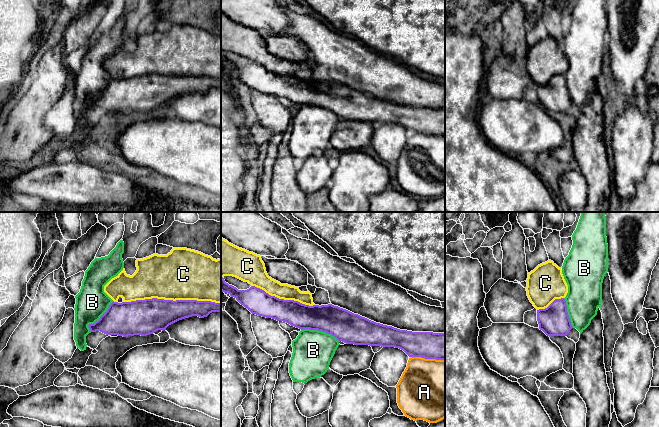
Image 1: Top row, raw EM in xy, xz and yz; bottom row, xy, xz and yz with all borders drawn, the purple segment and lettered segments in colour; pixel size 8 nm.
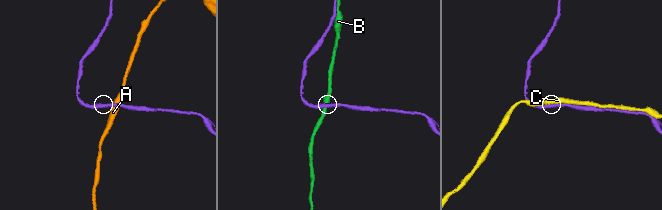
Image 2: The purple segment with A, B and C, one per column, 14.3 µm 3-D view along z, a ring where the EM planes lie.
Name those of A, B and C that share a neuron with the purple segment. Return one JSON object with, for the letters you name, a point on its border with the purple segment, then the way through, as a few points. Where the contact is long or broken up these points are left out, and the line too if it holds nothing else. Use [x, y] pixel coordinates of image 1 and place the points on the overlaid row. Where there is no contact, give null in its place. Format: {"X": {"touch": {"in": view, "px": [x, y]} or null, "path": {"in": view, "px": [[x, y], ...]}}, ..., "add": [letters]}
{"C": {"touch": {"in": "xy", "px": [172, 300]}}, "add": ["C"]}

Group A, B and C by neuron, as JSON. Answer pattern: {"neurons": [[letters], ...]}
{"neurons": [["A"], ["B"], ["C"]]}

